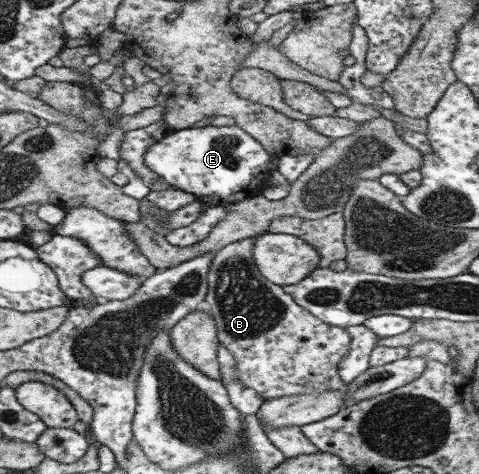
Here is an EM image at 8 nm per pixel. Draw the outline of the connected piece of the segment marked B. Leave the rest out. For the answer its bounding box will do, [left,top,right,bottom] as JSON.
[205,235,351,400]

